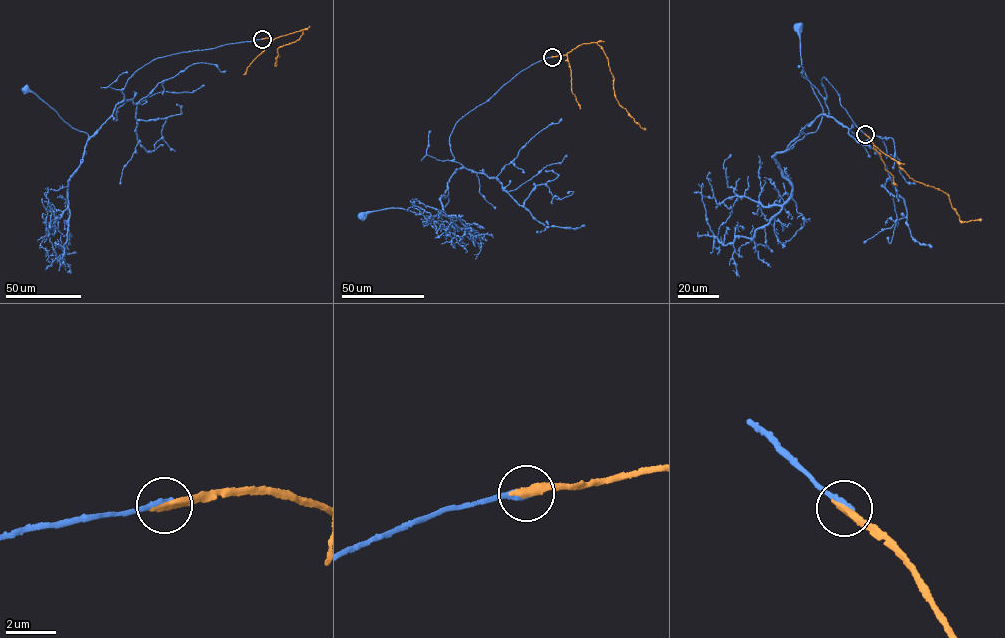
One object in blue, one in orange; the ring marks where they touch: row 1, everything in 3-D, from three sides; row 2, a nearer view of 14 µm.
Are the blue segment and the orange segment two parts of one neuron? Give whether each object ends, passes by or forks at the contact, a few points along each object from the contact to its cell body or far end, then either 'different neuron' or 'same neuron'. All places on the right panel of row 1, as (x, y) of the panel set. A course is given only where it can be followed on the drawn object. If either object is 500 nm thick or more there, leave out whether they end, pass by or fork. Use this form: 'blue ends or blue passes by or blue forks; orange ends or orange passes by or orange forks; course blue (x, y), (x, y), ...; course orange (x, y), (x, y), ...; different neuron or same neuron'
blue ends; orange ends; course blue (865, 134), (823, 77), (829, 115), (801, 130), (816, 132), (823, 111), (801, 63), (798, 28); course orange (865, 134), (911, 178), (946, 193), (960, 221), (982, 219); same neuron

